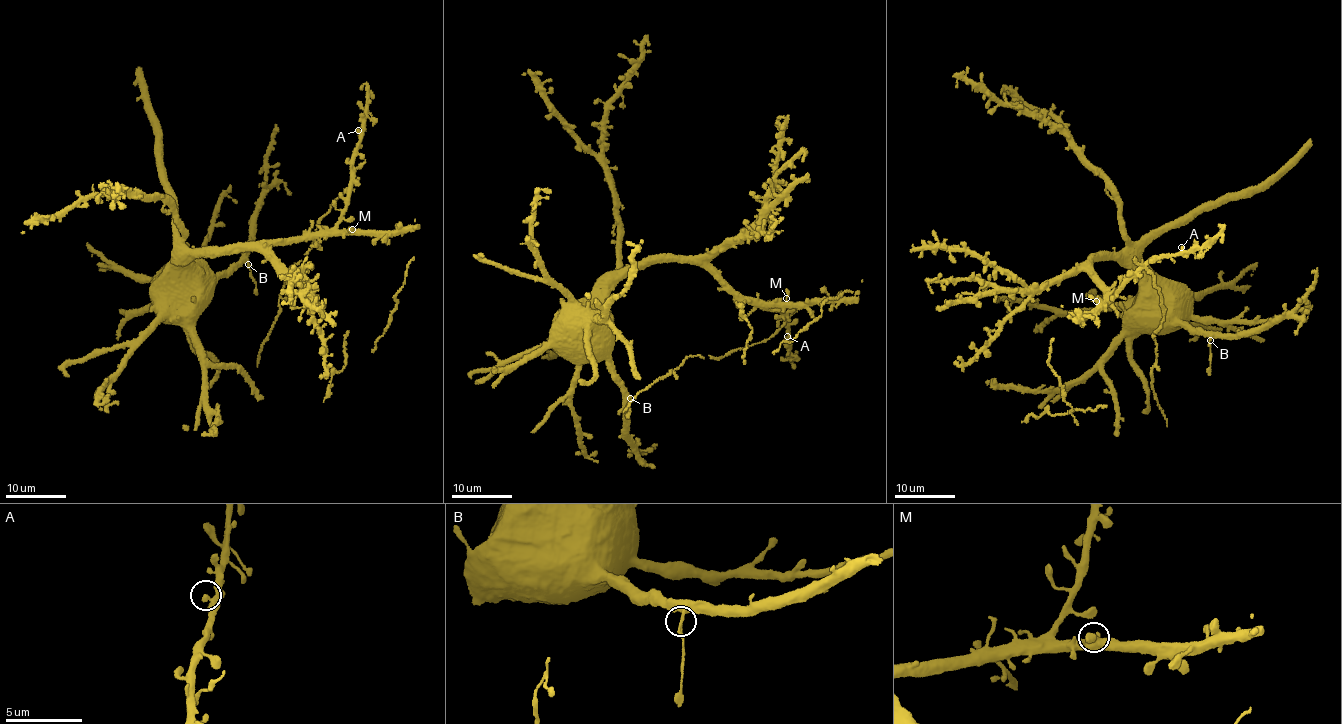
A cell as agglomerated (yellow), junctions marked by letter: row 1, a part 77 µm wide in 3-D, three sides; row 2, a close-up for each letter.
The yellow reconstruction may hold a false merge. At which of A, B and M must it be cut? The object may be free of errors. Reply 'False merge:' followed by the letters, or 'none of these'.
False merge: B

